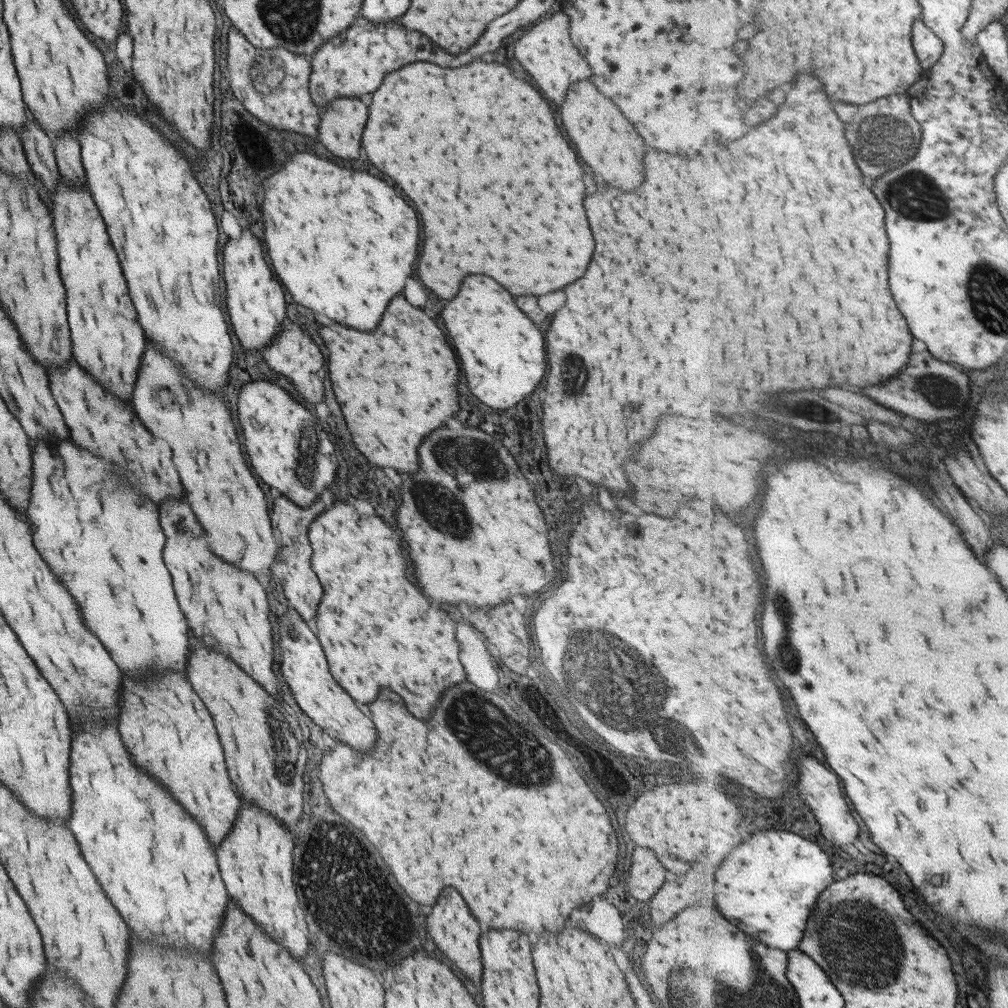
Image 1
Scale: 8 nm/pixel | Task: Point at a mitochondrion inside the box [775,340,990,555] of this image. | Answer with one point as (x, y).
(940, 391)

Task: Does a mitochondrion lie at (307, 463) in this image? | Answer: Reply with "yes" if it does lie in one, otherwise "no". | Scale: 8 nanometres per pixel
yes

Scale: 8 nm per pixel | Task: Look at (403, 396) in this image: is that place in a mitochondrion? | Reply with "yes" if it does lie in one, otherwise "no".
no

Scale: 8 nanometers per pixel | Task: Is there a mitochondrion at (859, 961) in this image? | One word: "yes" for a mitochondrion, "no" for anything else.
yes

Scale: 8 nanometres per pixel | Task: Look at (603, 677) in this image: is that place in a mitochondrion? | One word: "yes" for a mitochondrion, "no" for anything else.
yes

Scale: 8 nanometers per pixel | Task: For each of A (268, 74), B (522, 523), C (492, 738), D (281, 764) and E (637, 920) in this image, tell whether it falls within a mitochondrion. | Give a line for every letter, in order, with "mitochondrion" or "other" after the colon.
A: mitochondrion
B: other
C: mitochondrion
D: mitochondrion
E: other

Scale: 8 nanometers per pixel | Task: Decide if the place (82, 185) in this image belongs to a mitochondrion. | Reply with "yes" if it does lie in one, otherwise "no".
no

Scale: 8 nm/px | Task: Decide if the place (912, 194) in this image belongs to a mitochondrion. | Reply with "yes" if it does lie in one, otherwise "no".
yes

